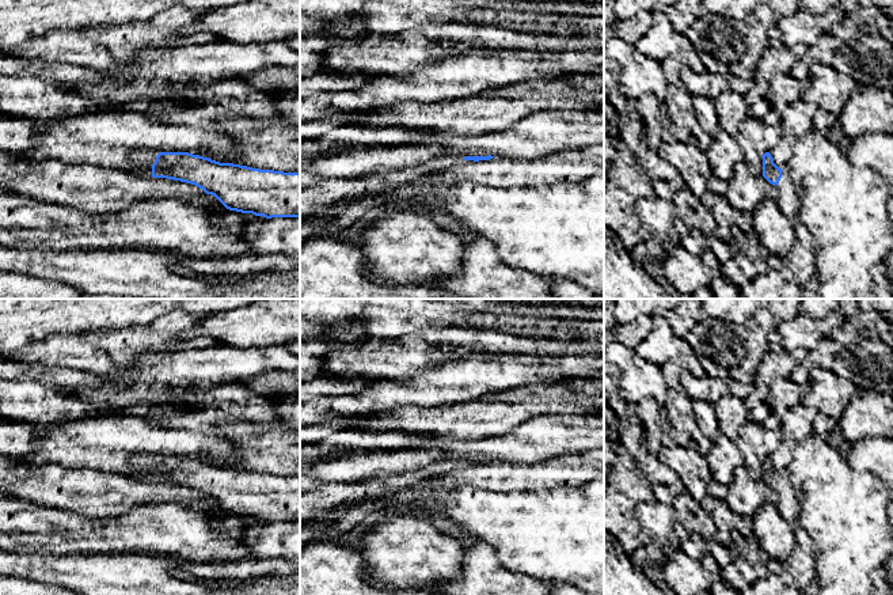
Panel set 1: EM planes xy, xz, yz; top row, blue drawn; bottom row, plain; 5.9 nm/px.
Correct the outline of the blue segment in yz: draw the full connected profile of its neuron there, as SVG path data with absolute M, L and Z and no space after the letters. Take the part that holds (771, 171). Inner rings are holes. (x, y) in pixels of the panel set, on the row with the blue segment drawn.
M765 152L761 155L761 158L763 177L776 187L776 201L782 212L791 219L797 219L801 206L801 198L788 171L779 168L774 163L770 152Z

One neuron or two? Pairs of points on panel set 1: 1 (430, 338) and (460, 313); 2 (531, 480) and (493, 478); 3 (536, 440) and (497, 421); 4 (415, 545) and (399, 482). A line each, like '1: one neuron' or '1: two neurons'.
1: two neurons
2: one neuron
3: two neurons
4: two neurons

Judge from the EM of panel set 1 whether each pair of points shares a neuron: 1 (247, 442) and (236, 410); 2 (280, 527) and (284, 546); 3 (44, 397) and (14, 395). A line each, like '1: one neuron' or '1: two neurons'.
1: two neurons
2: one neuron
3: one neuron

